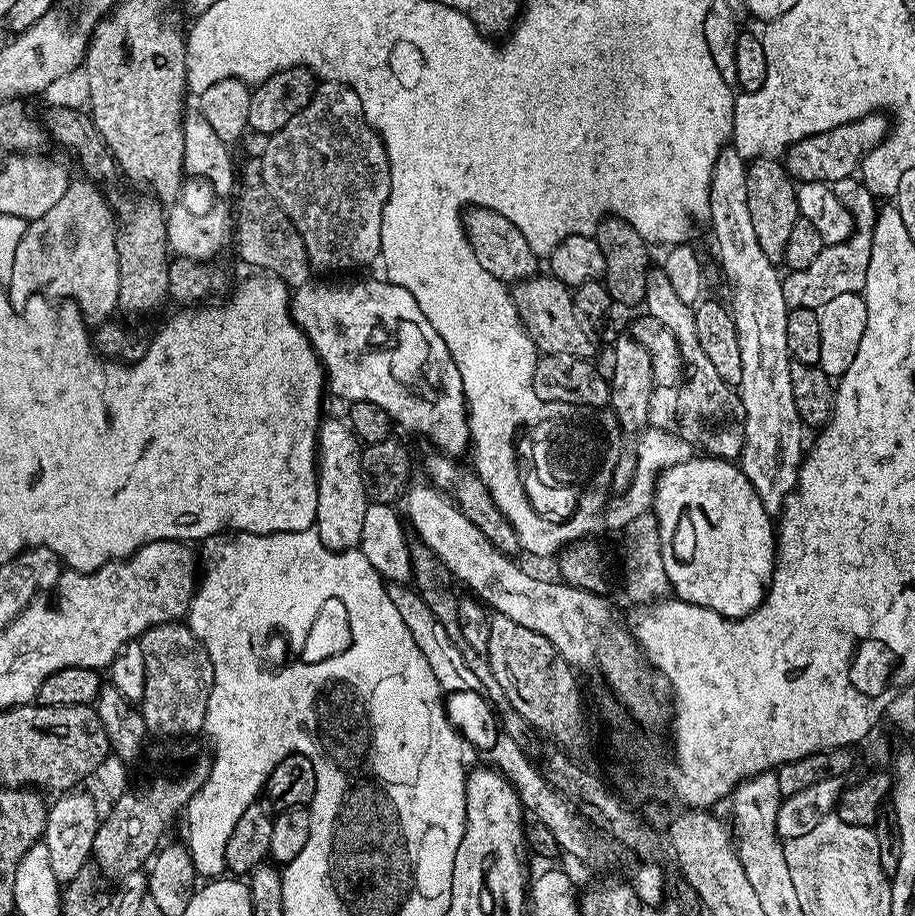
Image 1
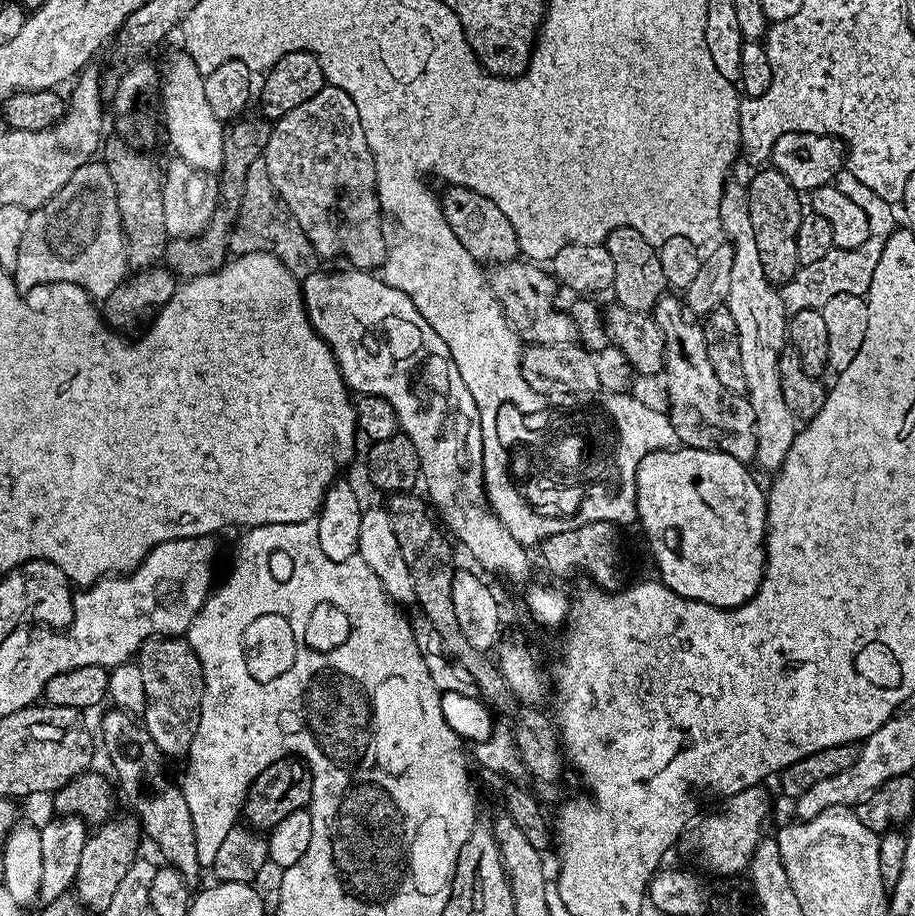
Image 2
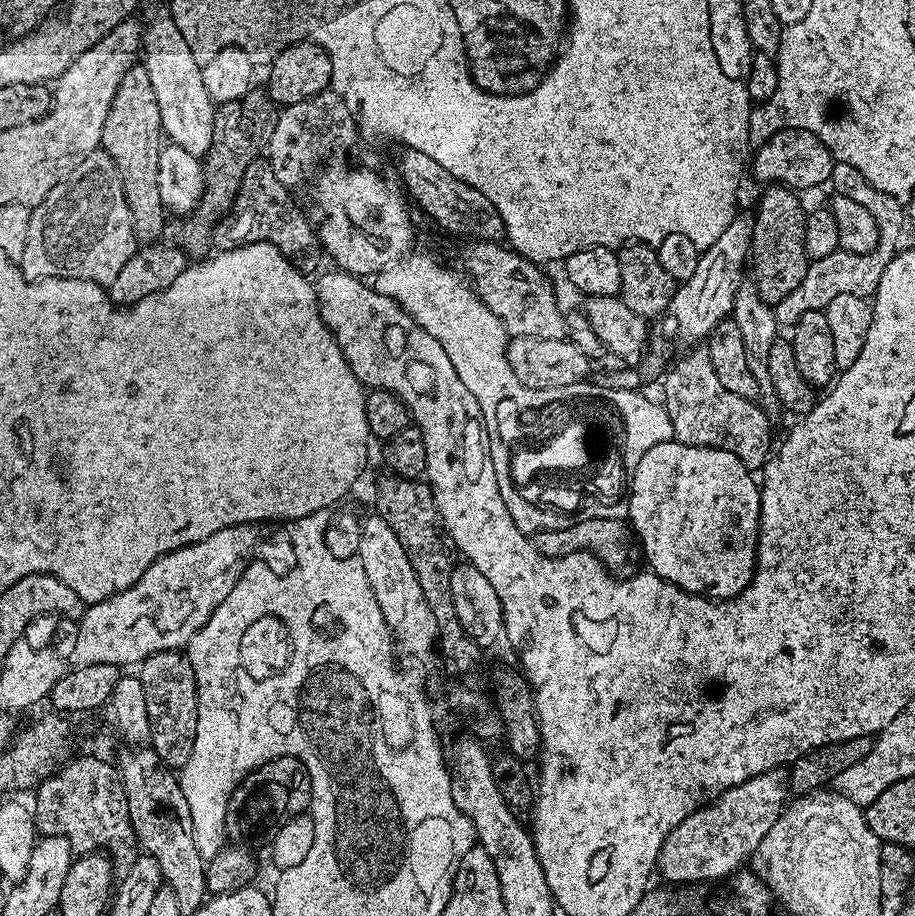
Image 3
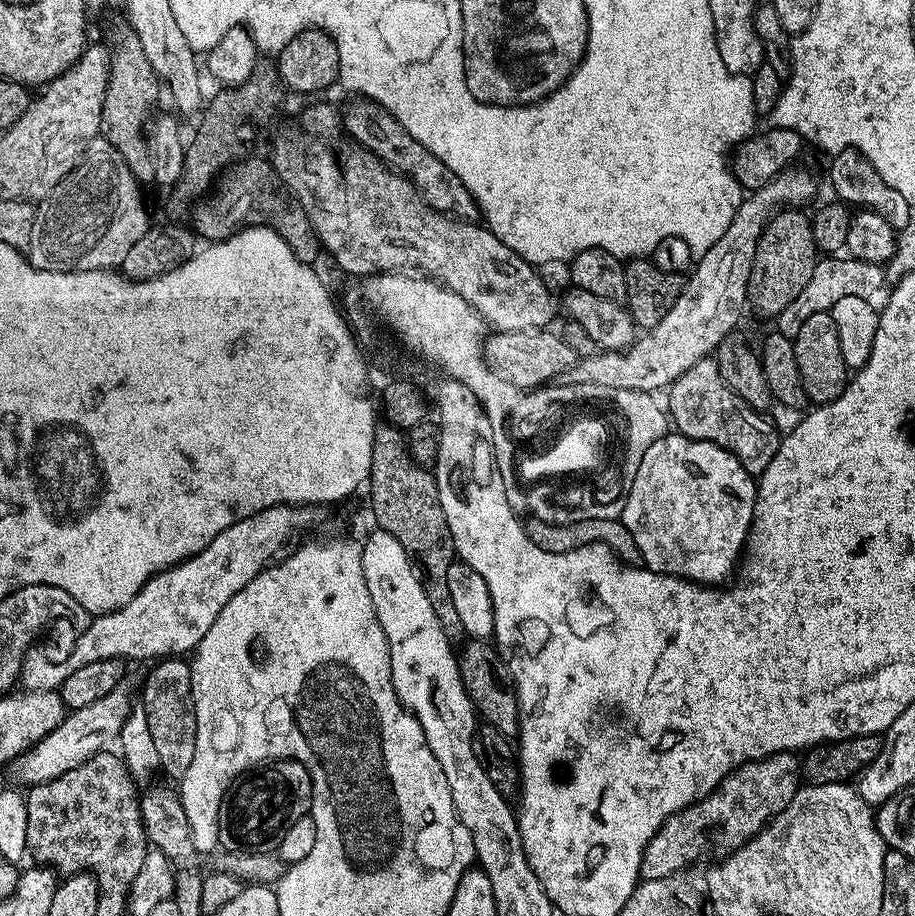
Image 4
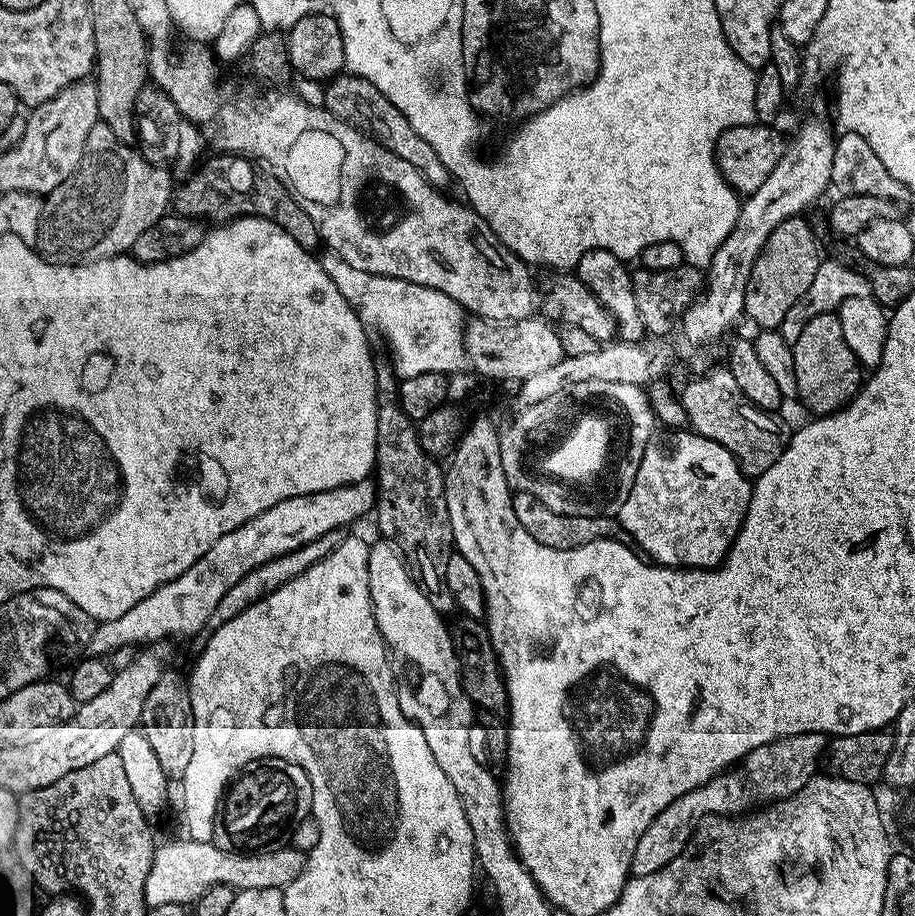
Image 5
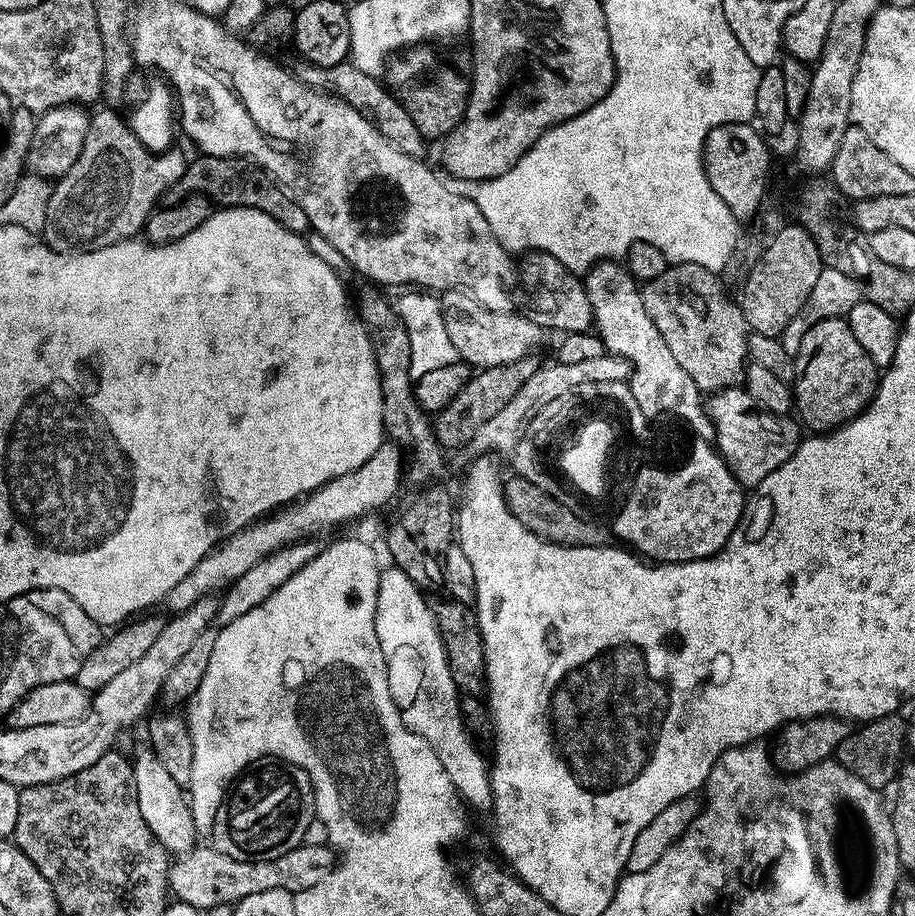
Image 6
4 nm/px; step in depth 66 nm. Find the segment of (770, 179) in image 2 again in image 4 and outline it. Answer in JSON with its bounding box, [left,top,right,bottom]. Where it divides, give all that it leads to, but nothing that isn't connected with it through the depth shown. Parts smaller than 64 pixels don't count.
[747,206,818,318]

